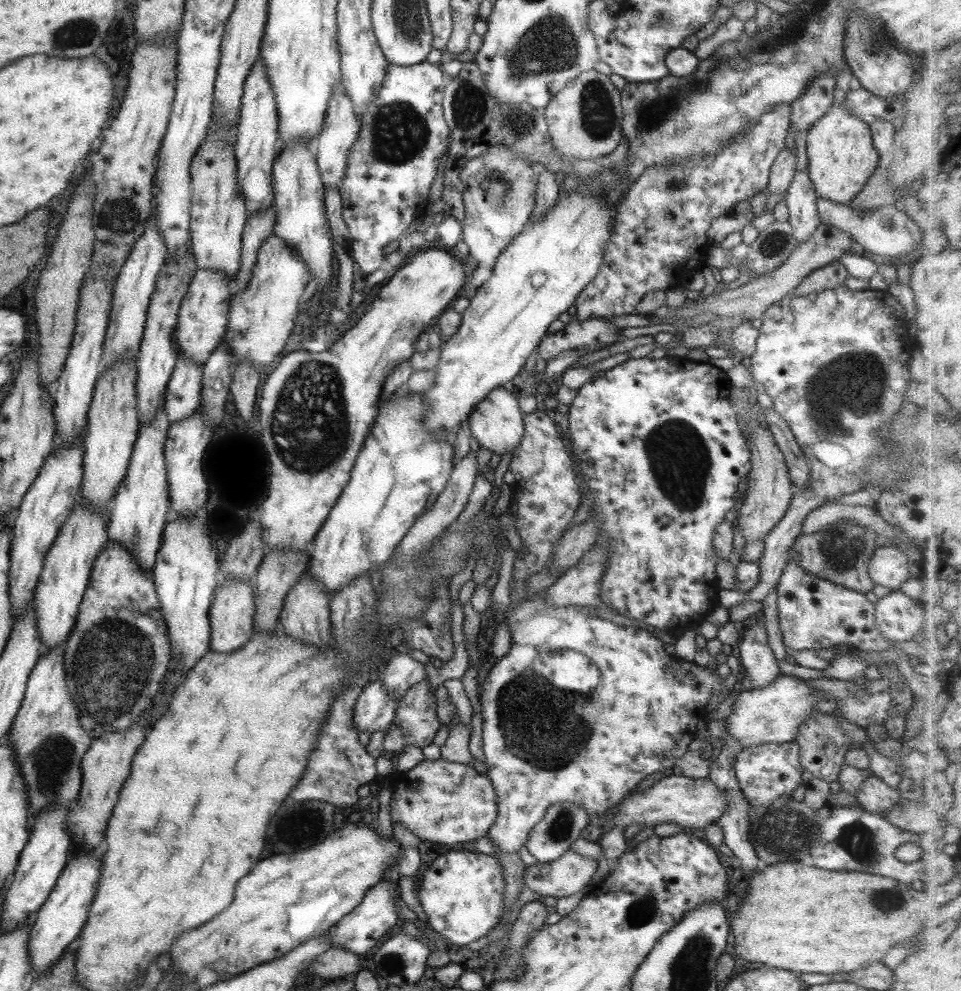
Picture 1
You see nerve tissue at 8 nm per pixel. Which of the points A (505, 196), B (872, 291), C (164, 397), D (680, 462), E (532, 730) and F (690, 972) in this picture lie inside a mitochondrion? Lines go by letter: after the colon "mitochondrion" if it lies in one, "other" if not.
A: mitochondrion
B: other
C: other
D: mitochondrion
E: mitochondrion
F: mitochondrion

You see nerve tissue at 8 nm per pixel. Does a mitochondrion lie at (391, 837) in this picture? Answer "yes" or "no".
no

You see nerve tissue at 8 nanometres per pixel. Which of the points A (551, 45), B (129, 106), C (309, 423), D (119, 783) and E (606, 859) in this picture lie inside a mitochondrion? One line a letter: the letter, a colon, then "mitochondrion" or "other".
A: mitochondrion
B: other
C: mitochondrion
D: other
E: other

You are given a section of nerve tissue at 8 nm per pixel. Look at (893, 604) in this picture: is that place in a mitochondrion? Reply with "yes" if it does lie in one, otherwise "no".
no

